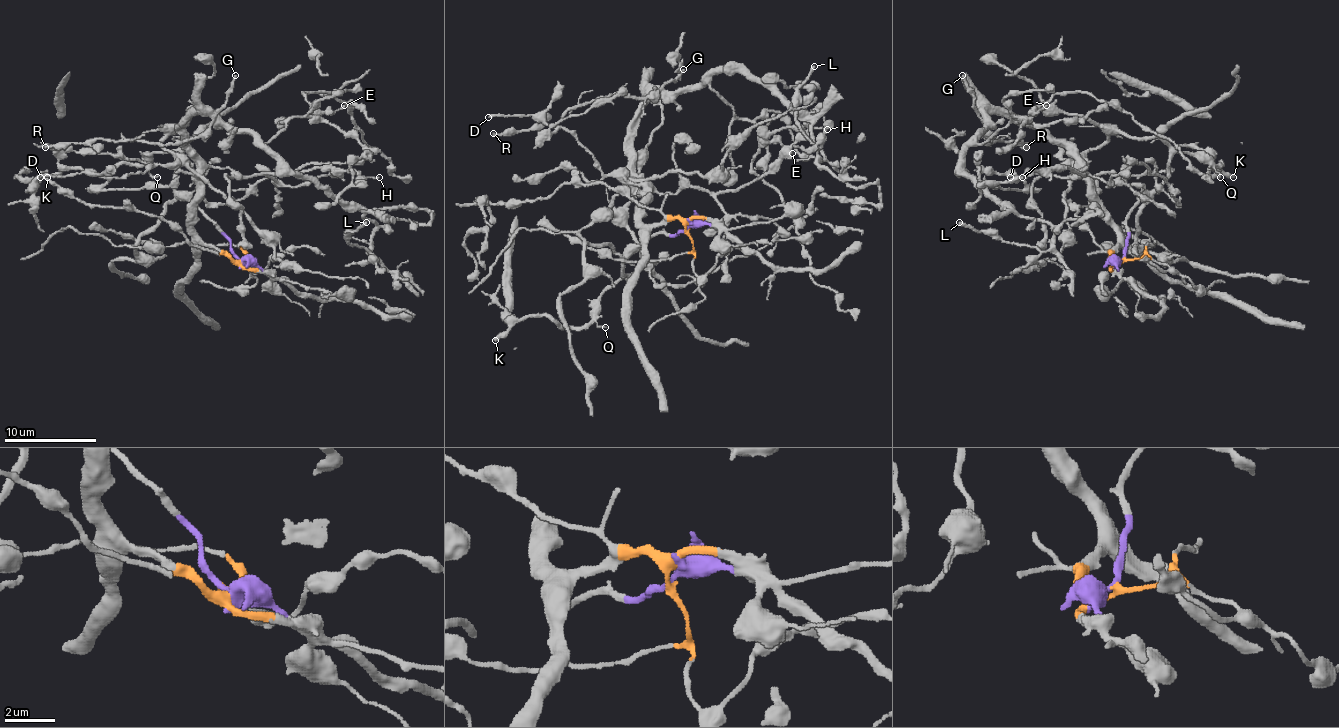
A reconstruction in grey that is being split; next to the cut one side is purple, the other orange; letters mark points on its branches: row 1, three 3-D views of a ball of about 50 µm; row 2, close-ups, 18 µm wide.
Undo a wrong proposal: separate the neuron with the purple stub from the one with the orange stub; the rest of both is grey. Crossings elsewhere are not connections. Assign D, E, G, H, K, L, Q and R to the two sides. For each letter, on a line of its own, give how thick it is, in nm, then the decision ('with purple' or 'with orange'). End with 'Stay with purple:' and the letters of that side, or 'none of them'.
D: 190 nm | with orange
E: 110 nm | with orange
G: 180 nm | with orange
H: 120 nm | with orange
K: 280 nm | with purple
L: 220 nm | with orange
Q: 140 nm | with purple
R: 180 nm | with orange
Stay with purple: K, Q

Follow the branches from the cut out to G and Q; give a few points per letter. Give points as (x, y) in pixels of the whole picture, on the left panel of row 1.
G: (238, 258), (204, 242), (192, 226), (197, 159), (185, 147), (185, 122), (215, 113), (236, 76)
Q: (236, 258), (231, 242), (176, 189), (181, 154), (176, 150), (155, 152), (151, 157), (148, 171), (157, 177)

